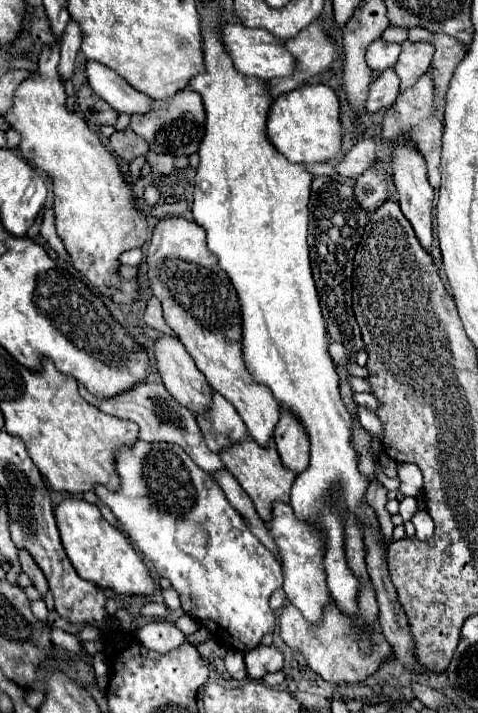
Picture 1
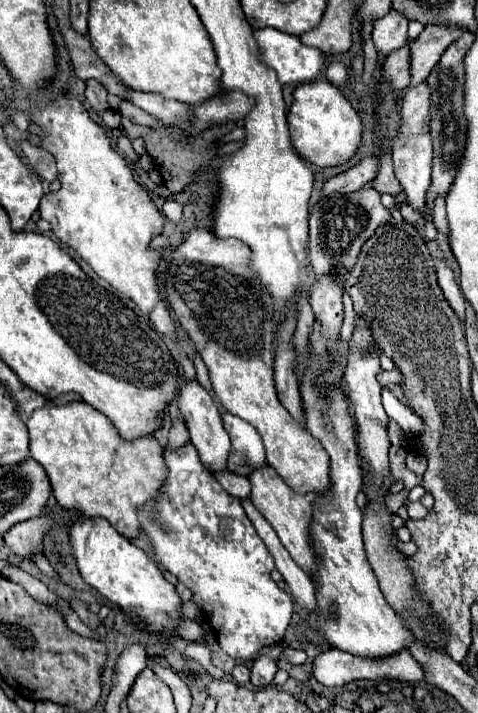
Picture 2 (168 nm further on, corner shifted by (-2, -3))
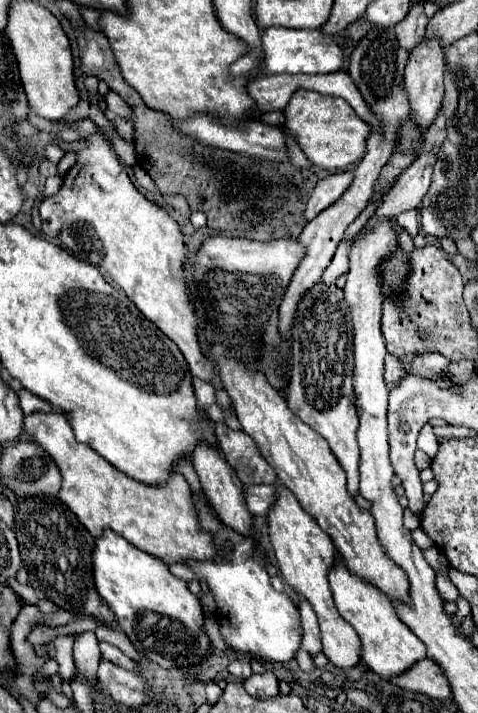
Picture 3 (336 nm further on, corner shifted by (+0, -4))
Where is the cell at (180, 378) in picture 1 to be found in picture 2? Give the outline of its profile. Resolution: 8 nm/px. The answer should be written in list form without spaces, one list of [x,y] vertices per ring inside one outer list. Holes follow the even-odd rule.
[[[197,380],[183,382],[181,390],[179,390],[177,404],[179,404],[179,410],[181,410],[183,418],[185,418],[185,422],[187,422],[187,428],[189,428],[189,434],[191,434],[191,444],[197,448],[203,466],[209,468],[209,472],[227,470],[227,456],[229,456],[231,442],[229,442],[229,436],[227,436],[227,432],[223,428],[221,414],[217,412],[215,402],[207,394],[207,390]]]

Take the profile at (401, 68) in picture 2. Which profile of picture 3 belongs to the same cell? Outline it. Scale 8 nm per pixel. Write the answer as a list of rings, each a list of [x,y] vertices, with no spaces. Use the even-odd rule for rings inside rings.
[[[423,3],[411,5],[409,17],[405,17],[405,21],[401,21],[401,25],[395,27],[399,45],[411,53],[421,43],[421,39],[425,37],[427,21],[429,19],[423,15]]]

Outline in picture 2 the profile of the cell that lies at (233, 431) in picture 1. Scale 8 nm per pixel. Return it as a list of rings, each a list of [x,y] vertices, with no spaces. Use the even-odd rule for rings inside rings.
[[[225,412],[223,414],[223,426],[231,438],[231,444],[233,444],[231,454],[229,454],[229,462],[227,462],[231,472],[247,470],[247,476],[249,476],[255,468],[267,466],[261,436],[251,424]],[[243,466],[247,466],[247,468],[243,468]]]

